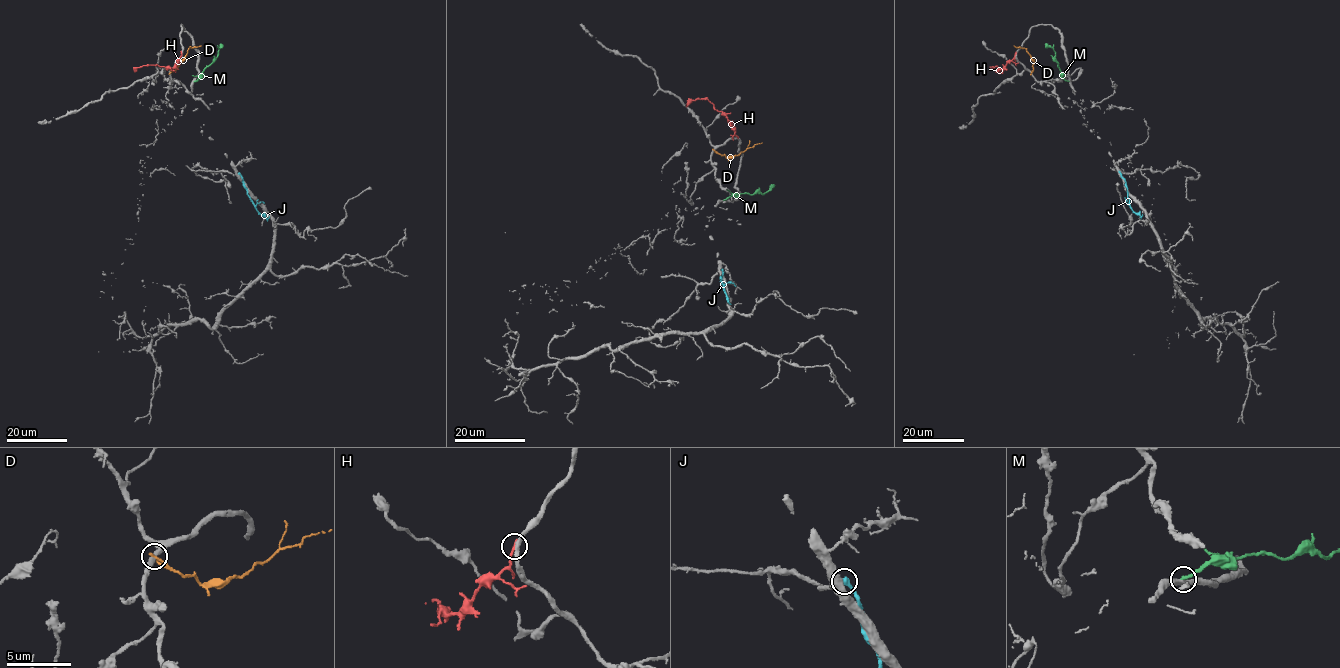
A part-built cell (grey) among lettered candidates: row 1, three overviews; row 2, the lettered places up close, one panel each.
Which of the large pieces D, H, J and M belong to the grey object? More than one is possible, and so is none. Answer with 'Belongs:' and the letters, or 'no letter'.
Belongs: no letter

